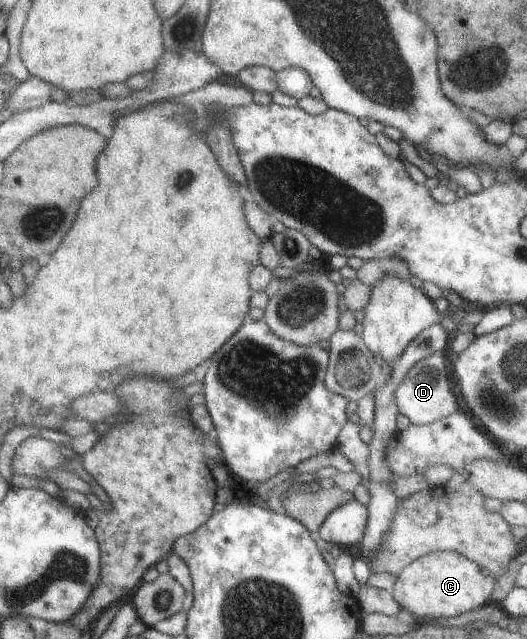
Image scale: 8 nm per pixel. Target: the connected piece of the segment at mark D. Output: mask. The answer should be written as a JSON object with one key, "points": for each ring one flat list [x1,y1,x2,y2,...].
{"points":[[433,353,413,363,402,376,400,383,393,393,396,409,410,424,427,424,458,409,455,396,449,390,447,374,445,373,445,360,442,353]]}

